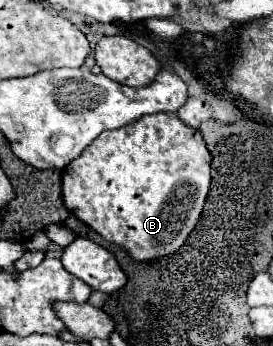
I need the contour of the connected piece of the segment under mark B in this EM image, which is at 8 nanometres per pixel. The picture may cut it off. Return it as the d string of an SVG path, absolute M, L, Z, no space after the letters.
M150 114L128 126L104 130L72 160L62 172L62 198L66 208L104 240L126 250L132 260L150 262L176 252L196 228L212 182L210 164L212 156L196 128L186 126L176 114Z

